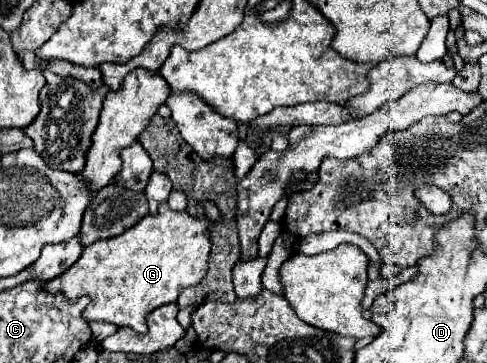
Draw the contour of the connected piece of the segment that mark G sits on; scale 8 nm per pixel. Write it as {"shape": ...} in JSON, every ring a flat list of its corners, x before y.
{"shape":[[164,202,156,216,144,216,128,232,86,246,68,272,46,284,46,292,62,292,70,300,90,296,90,304,84,310,88,322,112,322,144,334,146,316,154,308,176,302,184,288,200,284,206,276,212,248,206,228,208,220,200,220,188,212,176,212]]}

